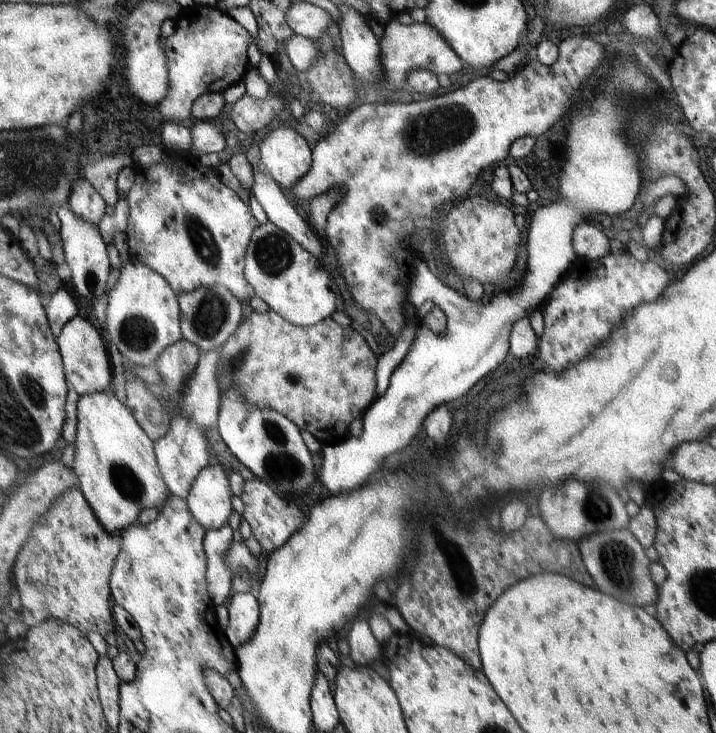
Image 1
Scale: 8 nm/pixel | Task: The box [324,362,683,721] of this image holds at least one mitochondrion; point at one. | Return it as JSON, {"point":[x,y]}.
{"point":[618,560]}

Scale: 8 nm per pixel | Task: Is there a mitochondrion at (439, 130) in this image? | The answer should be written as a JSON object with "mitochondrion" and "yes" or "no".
{"mitochondrion":"yes"}

